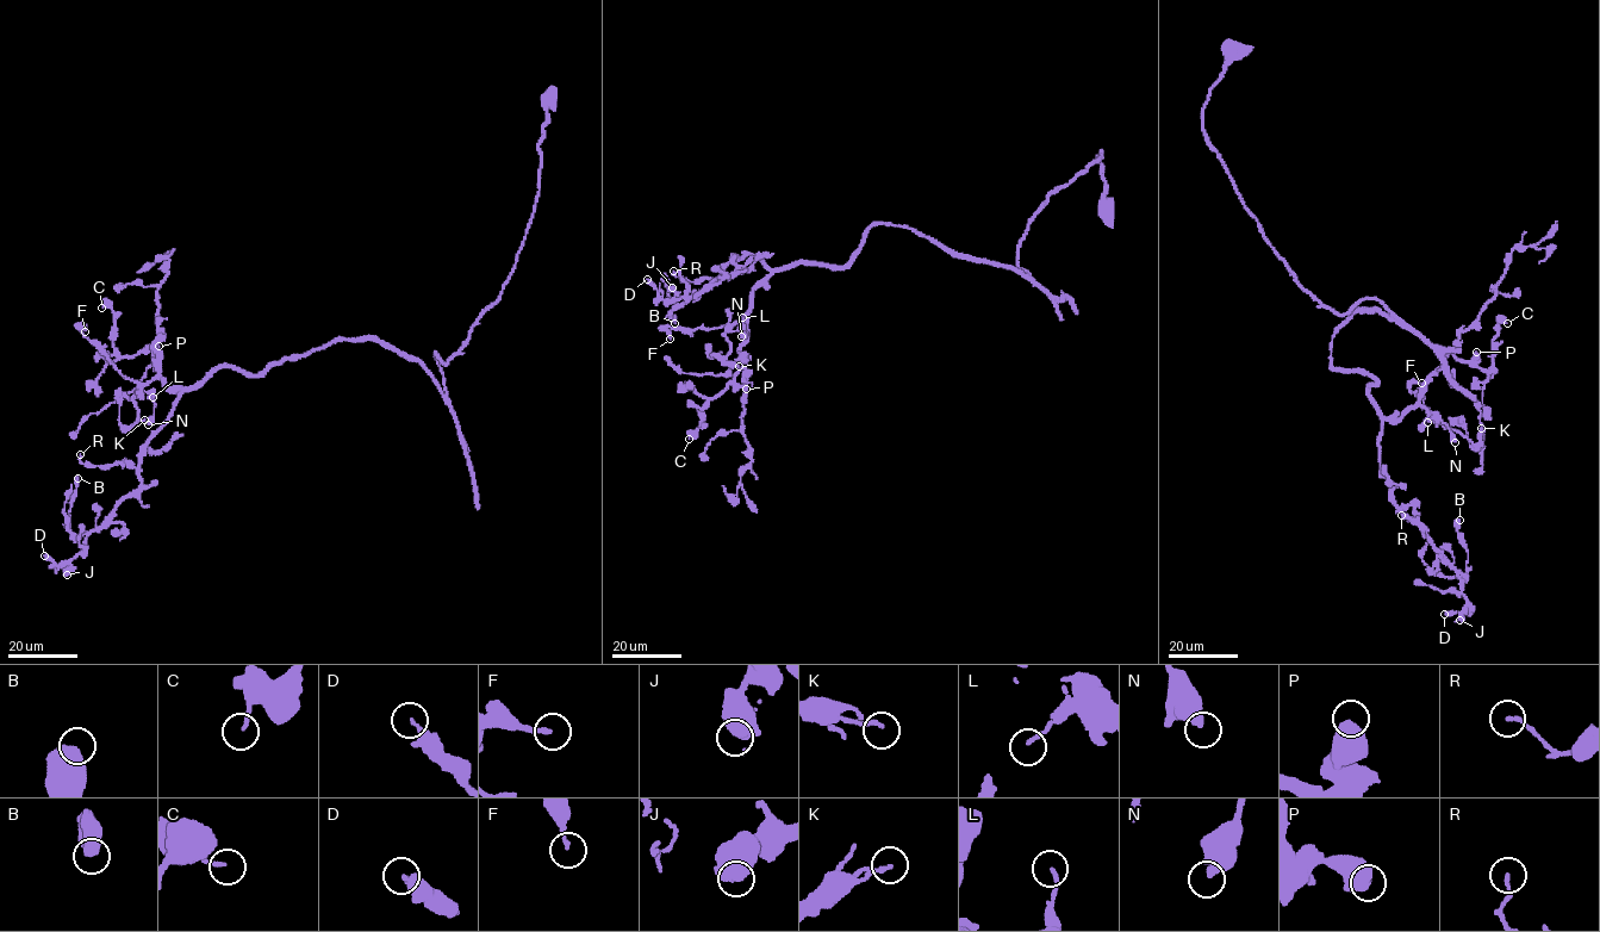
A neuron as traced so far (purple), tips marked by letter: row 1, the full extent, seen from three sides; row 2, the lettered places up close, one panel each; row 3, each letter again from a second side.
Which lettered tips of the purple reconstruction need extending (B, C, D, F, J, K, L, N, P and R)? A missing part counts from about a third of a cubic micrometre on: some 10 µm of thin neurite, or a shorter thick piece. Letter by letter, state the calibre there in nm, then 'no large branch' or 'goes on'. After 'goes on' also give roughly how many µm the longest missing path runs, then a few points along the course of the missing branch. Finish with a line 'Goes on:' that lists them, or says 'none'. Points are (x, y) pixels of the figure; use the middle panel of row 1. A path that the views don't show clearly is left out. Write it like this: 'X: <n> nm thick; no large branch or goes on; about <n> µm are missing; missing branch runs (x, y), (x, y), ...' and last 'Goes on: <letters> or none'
B: 650 nm thick; no large branch
C: 120 nm thick; no large branch
D: 260 nm thick; no large branch
F: 180 nm thick; no large branch
J: 800 nm thick; no large branch
K: 150 nm thick; no large branch
L: 140 nm thick; no large branch
N: 480 nm thick; no large branch
P: 650 nm thick; no large branch
R: 120 nm thick; no large branch
Goes on: none

